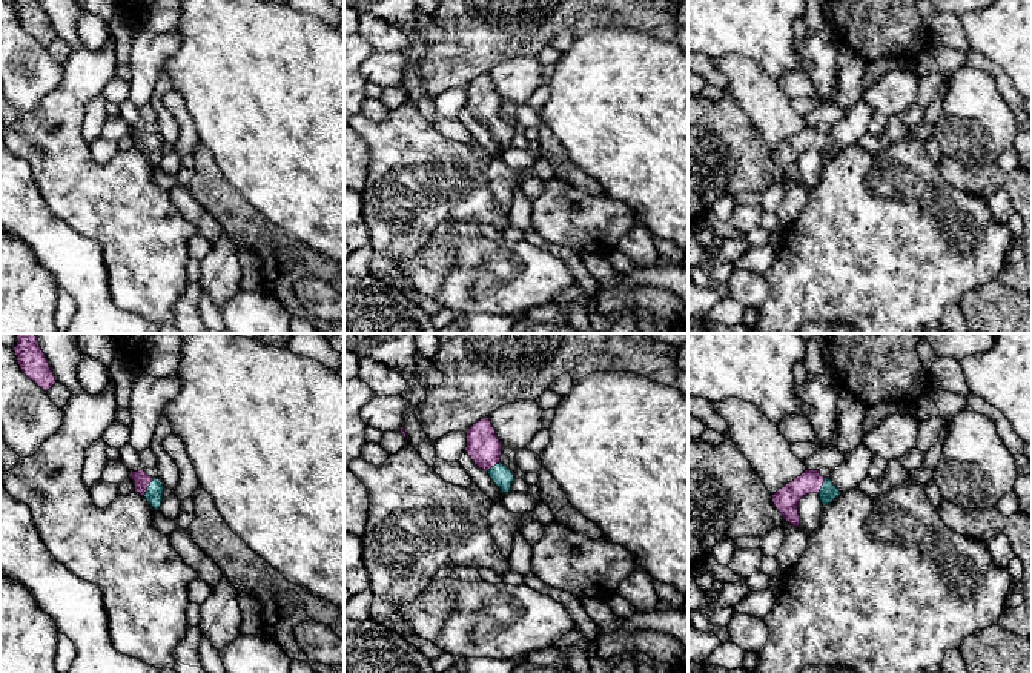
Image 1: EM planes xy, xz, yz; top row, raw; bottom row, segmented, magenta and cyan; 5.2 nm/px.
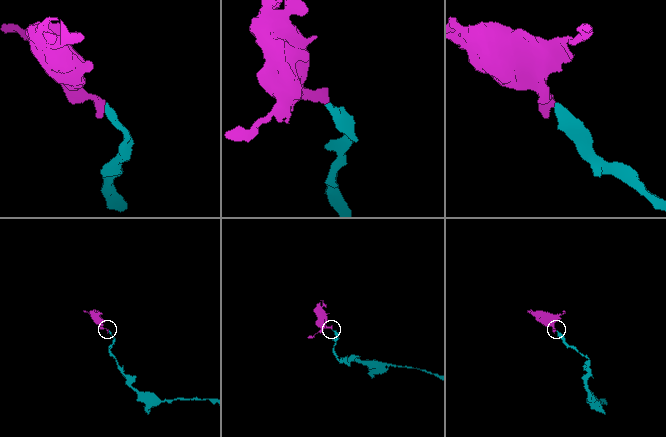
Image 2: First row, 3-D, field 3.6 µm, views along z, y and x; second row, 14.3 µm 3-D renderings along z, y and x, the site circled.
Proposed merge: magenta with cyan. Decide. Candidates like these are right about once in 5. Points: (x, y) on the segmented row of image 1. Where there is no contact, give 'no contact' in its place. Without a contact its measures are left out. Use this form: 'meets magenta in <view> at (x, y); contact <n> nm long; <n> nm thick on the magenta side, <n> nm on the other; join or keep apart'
meets magenta in xy at (148, 486); contact 110 nm long; 90 nm thick on the magenta side, 90 nm on the other; join

